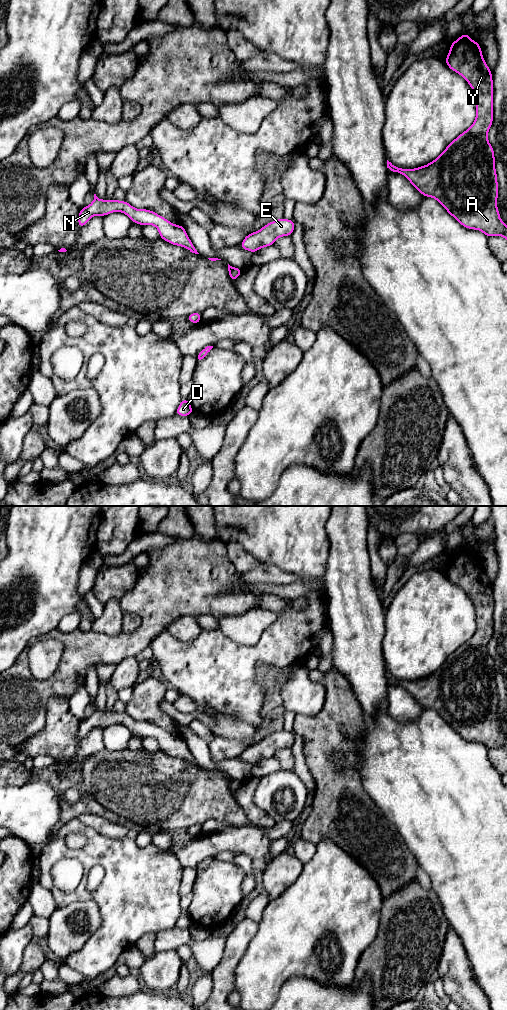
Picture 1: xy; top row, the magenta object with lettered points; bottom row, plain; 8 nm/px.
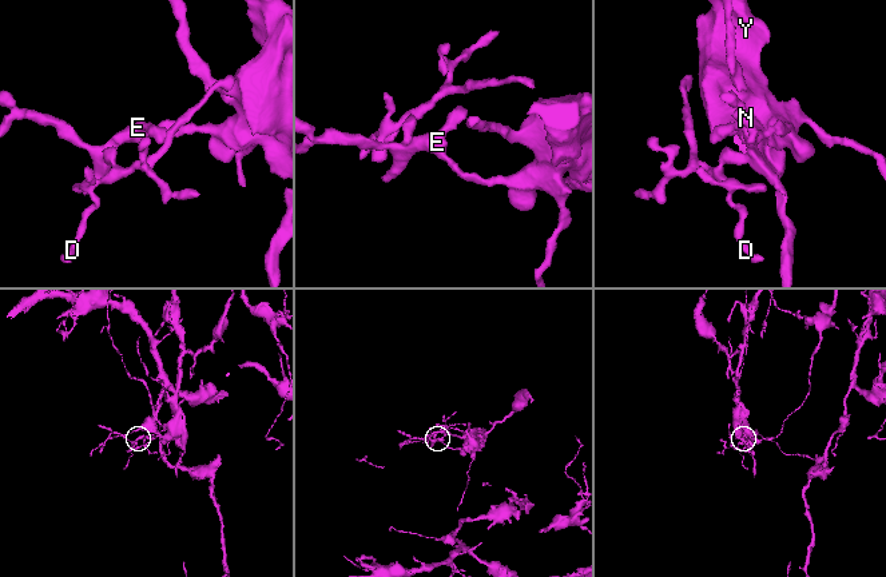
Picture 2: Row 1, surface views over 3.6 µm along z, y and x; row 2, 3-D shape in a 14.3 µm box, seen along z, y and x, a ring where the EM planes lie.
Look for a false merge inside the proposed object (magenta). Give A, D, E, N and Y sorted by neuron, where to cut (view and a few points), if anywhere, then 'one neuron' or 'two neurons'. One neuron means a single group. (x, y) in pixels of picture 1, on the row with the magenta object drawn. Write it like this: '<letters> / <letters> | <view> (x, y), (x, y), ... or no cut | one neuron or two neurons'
A E N Y / D | xy (232, 267), (229, 272) | two neurons

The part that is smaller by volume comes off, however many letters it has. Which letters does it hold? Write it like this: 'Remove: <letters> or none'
Remove: D

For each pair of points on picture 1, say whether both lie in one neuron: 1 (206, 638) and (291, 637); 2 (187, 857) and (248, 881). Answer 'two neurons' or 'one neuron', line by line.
1: one neuron
2: two neurons

